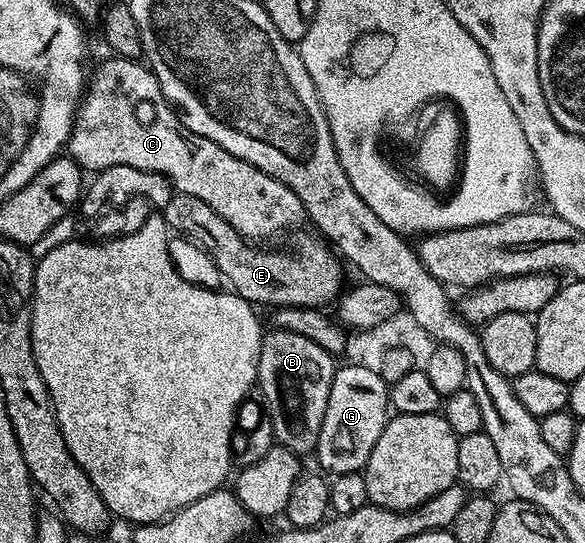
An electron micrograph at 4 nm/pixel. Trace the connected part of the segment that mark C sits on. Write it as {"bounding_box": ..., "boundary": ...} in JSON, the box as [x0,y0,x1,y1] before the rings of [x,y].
{"bounding_box":[67,55,306,243],"boundary":[[[119,55],[109,58],[109,61],[101,63],[93,81],[91,78],[84,99],[76,111],[72,133],[68,136],[67,156],[81,169],[99,171],[110,167],[138,167],[138,171],[154,171],[167,179],[176,193],[194,195],[194,199],[202,199],[202,203],[214,207],[214,211],[218,211],[218,215],[226,219],[226,223],[230,223],[234,231],[253,243],[271,242],[268,241],[271,237],[288,233],[300,224],[305,224],[306,214],[302,199],[298,199],[298,195],[294,195],[288,185],[258,171],[258,167],[230,155],[230,151],[218,147],[218,143],[202,139],[202,135],[194,135],[194,131],[184,125],[179,112],[162,95],[162,87],[147,64]]]}

